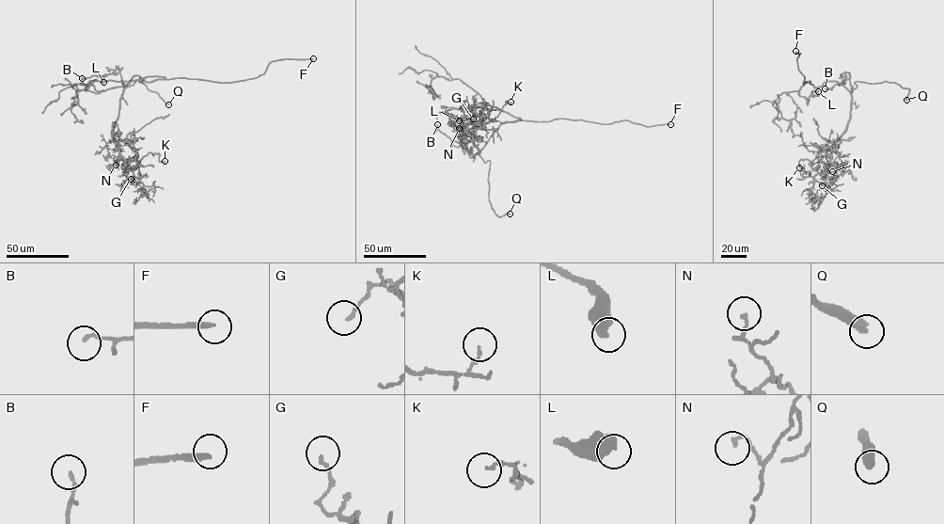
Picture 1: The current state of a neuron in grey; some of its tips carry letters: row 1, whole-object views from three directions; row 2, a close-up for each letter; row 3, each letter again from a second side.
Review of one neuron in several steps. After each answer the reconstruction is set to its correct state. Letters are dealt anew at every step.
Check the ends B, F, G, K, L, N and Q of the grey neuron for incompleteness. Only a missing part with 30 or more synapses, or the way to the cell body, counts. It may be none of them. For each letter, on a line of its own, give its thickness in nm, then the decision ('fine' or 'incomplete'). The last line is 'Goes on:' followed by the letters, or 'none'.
B: 160 nm thick; fine
F: 240 nm thick; incomplete
G: 140 nm thick; fine
K: 130 nm thick; fine
L: 500 nm thick; fine
N: 160 nm thick; fine
Q: 380 nm thick; incomplete
Goes on: F, Q

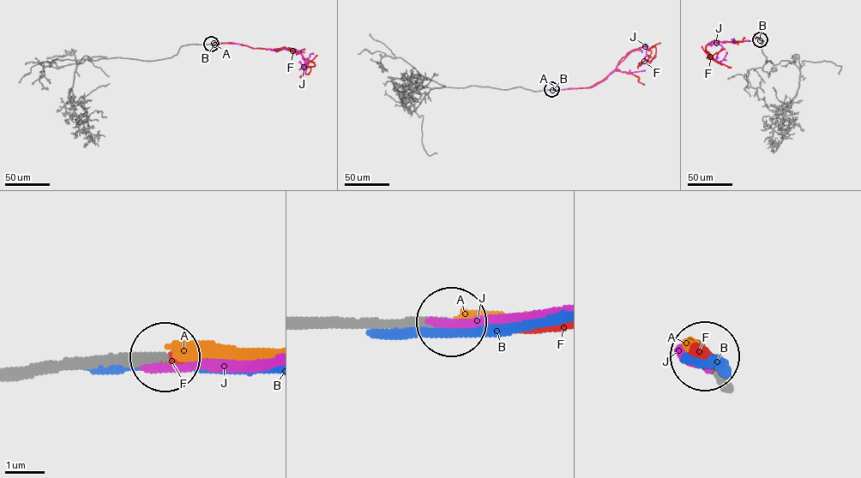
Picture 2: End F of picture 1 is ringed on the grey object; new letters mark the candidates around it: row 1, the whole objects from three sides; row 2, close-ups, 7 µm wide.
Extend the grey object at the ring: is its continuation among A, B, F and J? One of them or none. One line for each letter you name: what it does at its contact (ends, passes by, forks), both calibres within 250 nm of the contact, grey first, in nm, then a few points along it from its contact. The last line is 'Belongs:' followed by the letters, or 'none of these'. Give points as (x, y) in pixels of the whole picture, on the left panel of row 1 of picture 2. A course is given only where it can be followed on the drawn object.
F: it ends there; 280 nm thick on the grey side, 240 nm on the other; it runs (211, 44), (231, 42), (273, 50), (285, 47), (298, 52), (309, 67), (315, 66), (306, 58)
Belongs: F

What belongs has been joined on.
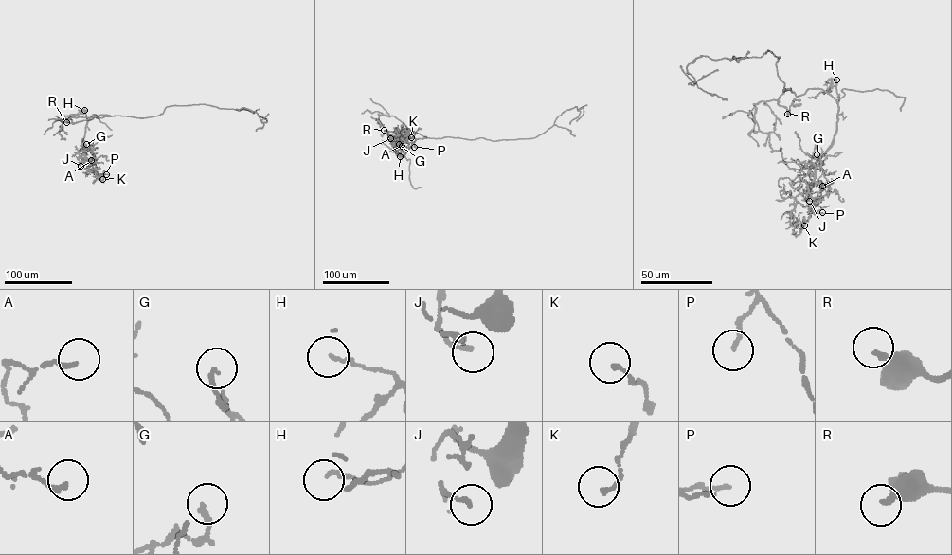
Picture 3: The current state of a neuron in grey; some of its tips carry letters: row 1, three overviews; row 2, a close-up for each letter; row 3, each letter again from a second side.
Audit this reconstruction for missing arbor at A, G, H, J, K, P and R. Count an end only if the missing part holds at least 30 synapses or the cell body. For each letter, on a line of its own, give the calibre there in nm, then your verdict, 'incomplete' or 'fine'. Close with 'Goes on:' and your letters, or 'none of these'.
A: 180 nm | fine
G: 190 nm | fine
H: 120 nm | fine
J: 170 nm | fine
K: 150 nm | fine
P: 120 nm | fine
R: 320 nm | fine
Goes on: none of these

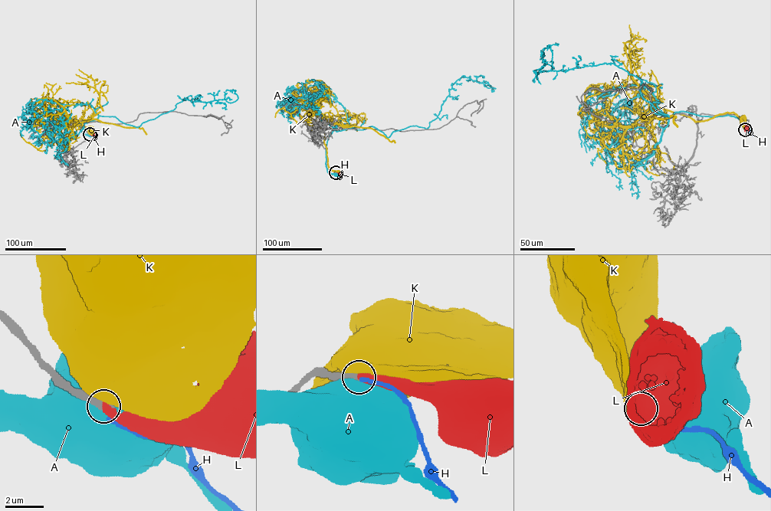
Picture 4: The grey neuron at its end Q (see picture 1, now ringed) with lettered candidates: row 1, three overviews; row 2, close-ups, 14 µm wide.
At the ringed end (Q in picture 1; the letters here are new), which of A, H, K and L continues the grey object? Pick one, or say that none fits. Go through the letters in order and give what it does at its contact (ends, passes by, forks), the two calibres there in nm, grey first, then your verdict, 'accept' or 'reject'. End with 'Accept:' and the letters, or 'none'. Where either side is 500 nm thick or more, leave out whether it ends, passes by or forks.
A: 550/1050 nm | reject
H: it ends | 420/200 nm | reject
K: 600/750 nm | reject
L: it ends | 480/400 nm | accept
Accept: L

